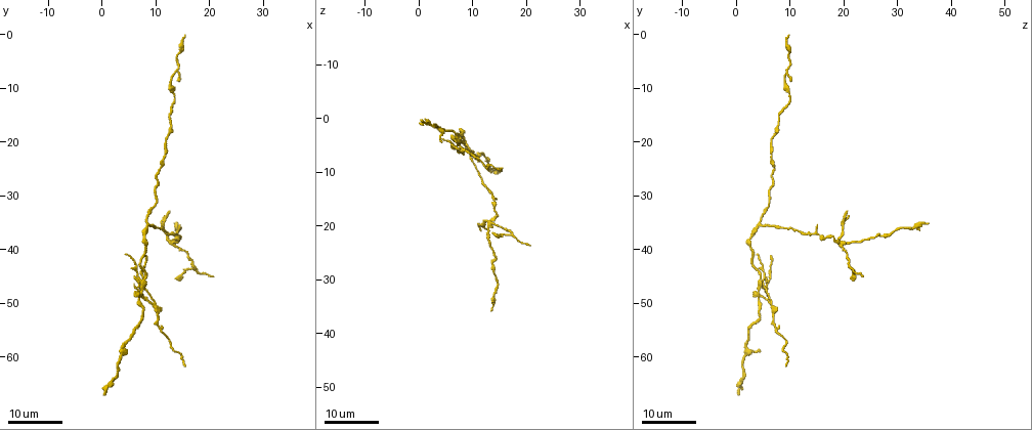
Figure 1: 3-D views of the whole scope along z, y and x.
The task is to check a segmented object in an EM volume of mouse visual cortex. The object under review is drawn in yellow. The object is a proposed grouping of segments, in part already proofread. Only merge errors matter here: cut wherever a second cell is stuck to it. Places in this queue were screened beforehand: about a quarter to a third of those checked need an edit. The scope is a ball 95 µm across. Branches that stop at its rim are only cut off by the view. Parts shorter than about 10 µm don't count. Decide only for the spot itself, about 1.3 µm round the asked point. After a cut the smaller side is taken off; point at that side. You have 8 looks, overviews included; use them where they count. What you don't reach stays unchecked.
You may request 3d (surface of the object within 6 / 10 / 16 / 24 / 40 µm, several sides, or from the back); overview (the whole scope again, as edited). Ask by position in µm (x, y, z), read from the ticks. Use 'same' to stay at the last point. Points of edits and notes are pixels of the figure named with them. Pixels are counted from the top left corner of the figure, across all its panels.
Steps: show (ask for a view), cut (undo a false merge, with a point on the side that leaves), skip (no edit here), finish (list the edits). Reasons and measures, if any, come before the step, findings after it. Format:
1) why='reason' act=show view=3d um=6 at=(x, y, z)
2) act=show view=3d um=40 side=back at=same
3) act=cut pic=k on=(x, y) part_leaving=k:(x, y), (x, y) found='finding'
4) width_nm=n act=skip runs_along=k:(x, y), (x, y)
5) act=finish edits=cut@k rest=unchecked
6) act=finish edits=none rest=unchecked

why='sudden change in width' act=show view=3d um=16 at=(12.5, 17.0, 8.0)

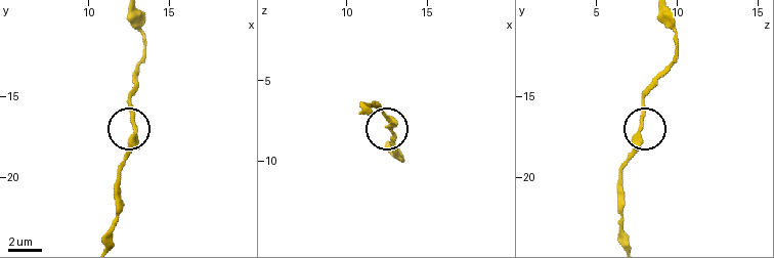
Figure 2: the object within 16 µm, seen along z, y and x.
act=show view=3d um=6 at=(12.7, 16.6, 7.8)

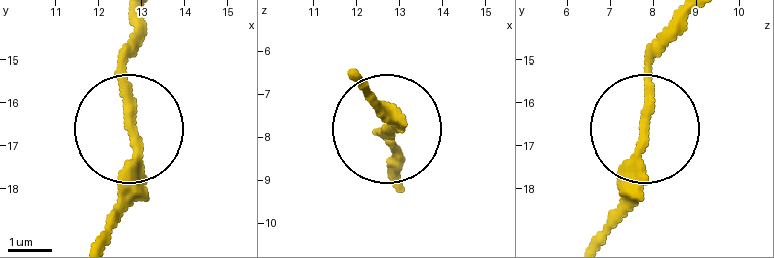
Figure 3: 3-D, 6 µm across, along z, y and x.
width_nm=230 act=skip runs_along=3:(599, 241), (629, 185), (650, 53), (669, 20) found='one cell here'

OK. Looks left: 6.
why='arms part here' act=show view=3d um=16 at=(8.5, 36.0, 4.5)

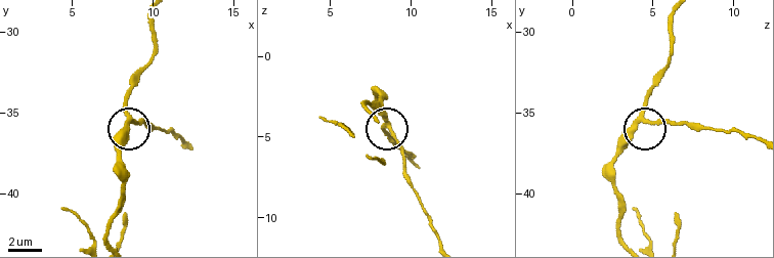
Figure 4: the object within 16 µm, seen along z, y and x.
act=show view=3d um=10 at=(8.7, 35.5, 4.2)

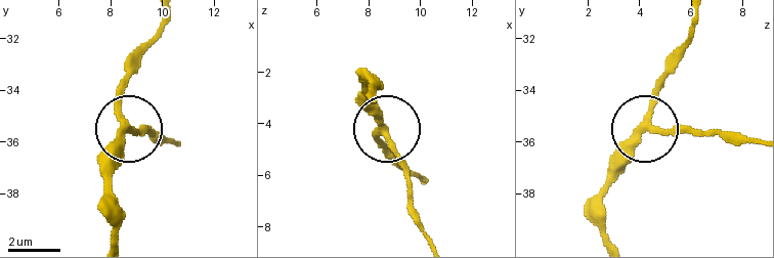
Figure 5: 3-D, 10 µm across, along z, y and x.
width_nm=230 act=skip runs_along=5:(655, 93), (648, 131), (699, 131) found='all the same cell'

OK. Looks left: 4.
act=show view=3d um=24 at=(7.0, 49.0, 4.0)

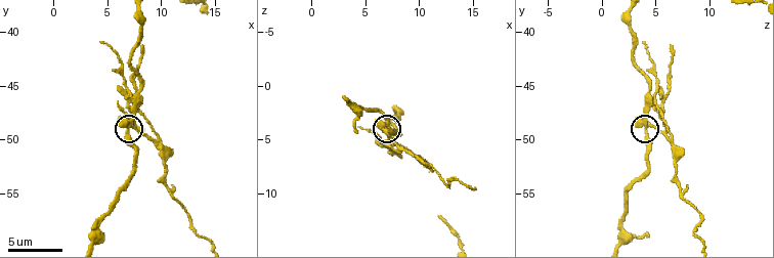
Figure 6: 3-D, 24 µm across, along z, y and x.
act=show view=3d um=6 at=same

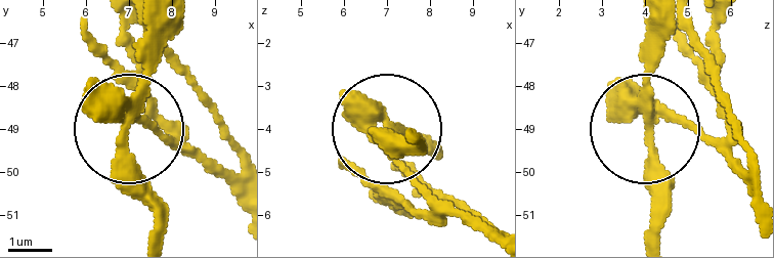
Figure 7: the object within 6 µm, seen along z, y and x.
width_nm=280 act=cut pic=7 on=(155, 121) found='two cells meet here'

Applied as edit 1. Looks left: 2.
why='thin neck' act=show view=3d um=24 at=(14.0, 37.0, 15.0)

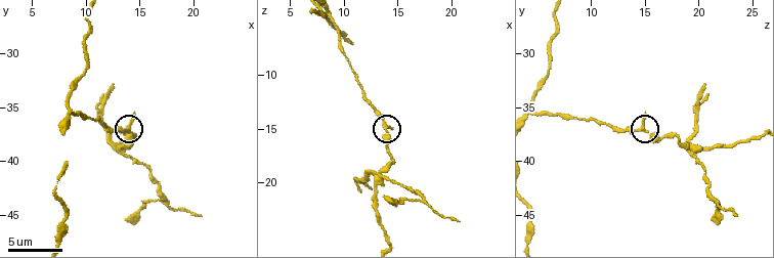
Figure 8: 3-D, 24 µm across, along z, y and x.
act=show view=3d um=10 at=(13.6, 37.0, 14.4)

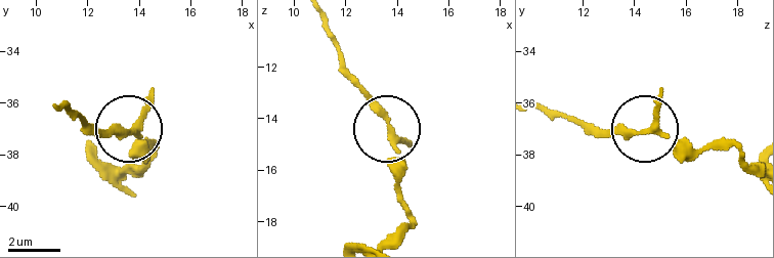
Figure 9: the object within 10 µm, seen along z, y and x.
arms=3 act=skip found='all the same cell'

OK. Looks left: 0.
act=finish edits=cut@7 rest=unchecked

